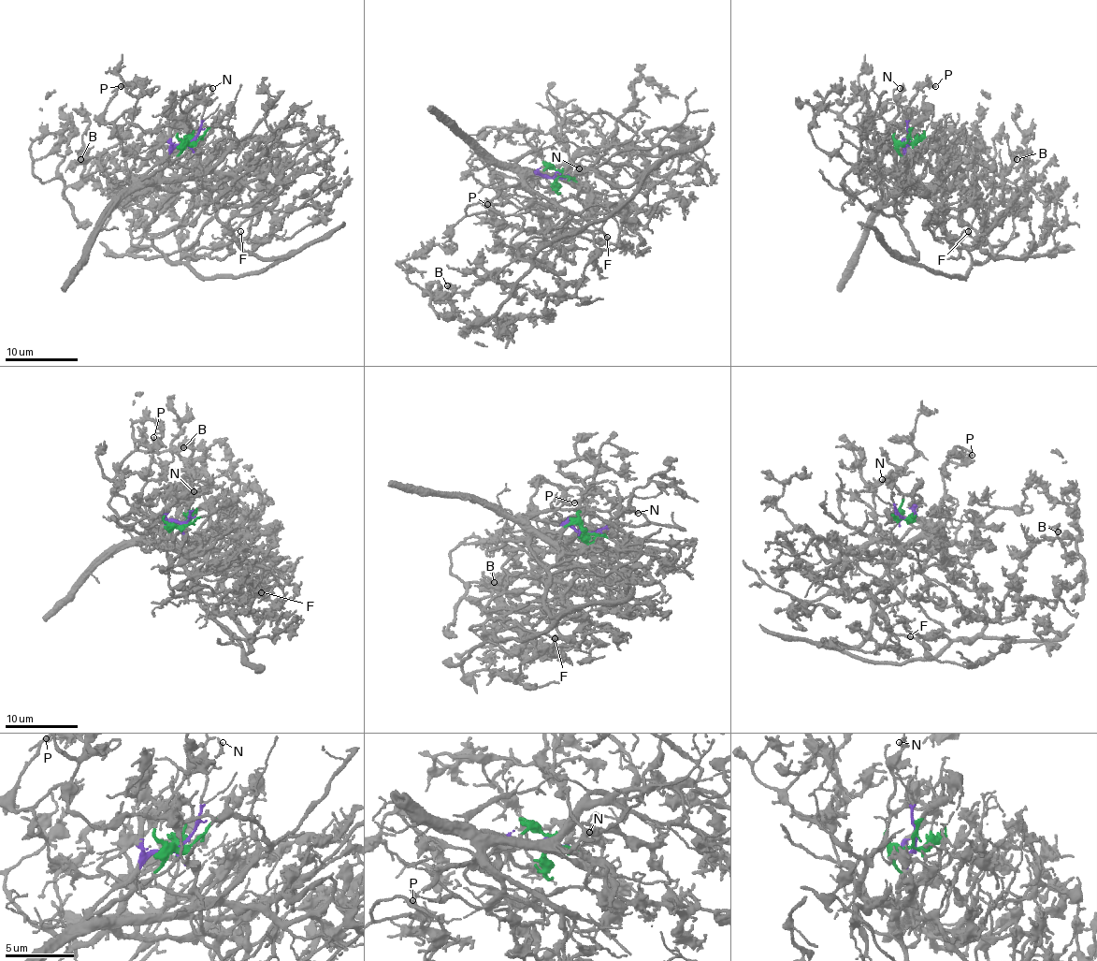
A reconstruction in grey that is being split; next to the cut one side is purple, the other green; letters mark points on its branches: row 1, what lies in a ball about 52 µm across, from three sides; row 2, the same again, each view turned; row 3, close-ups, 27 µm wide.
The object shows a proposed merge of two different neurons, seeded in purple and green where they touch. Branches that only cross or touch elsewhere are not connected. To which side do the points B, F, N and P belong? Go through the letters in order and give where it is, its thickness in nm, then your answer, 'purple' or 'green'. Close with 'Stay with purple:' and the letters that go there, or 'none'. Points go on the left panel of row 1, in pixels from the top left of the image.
B: at (80, 159); 140 nm thick; green
F: at (240, 231); 200 nm thick; green
N: at (212, 88); 140 nm thick; green
P: at (121, 86); 200 nm thick; green
Stay with purple: none

